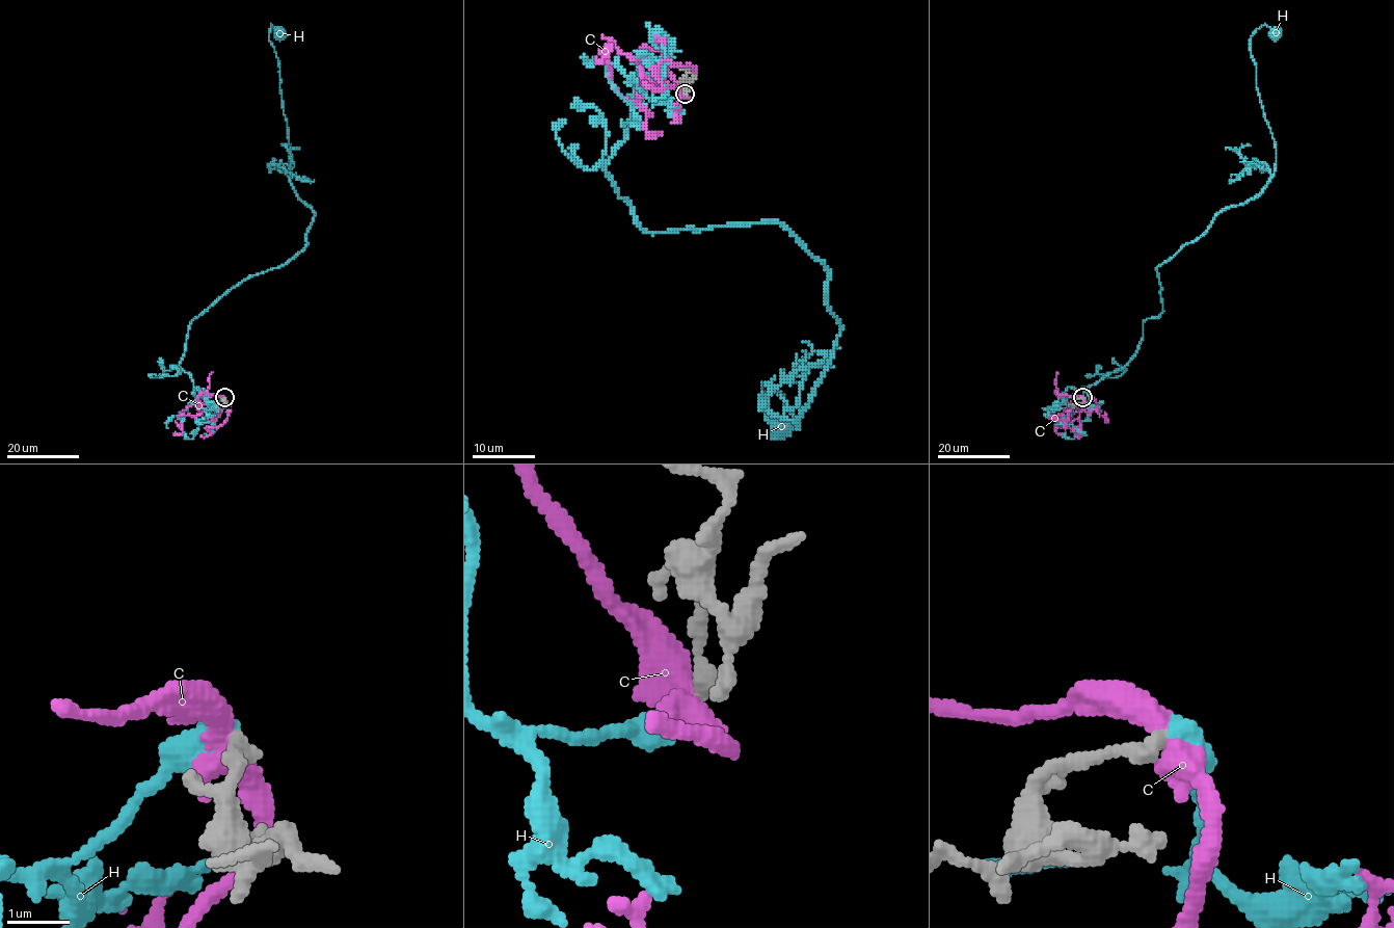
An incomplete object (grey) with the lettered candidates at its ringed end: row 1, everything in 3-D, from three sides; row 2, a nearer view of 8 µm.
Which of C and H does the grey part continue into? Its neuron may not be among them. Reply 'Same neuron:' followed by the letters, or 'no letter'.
Same neuron: H

